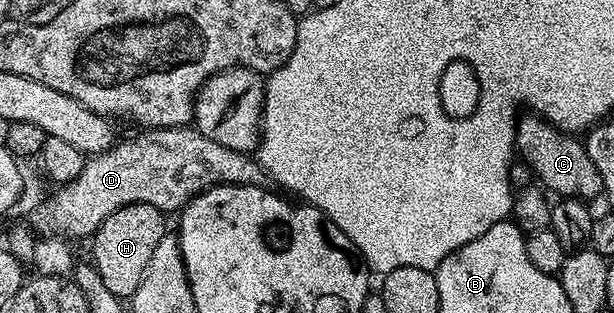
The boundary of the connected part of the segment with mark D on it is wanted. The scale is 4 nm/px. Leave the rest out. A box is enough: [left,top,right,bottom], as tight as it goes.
[31,125,262,240]

